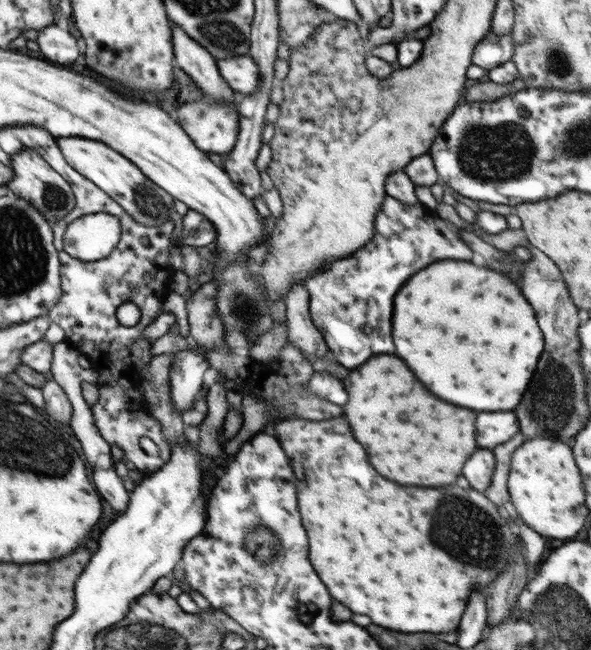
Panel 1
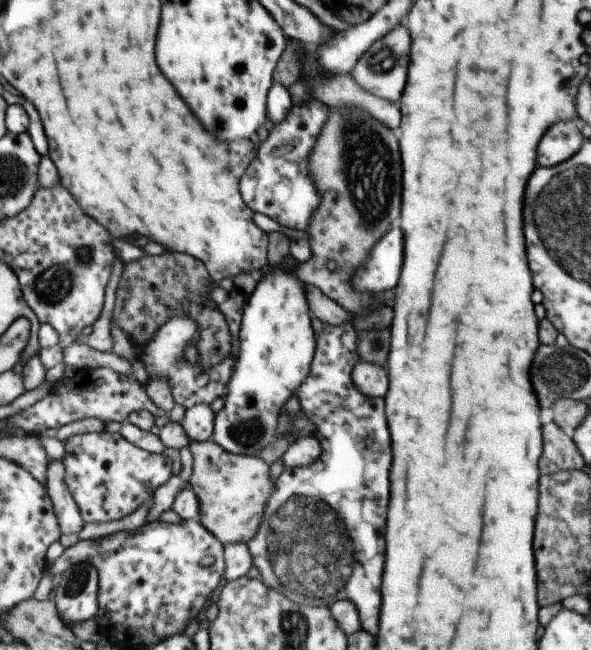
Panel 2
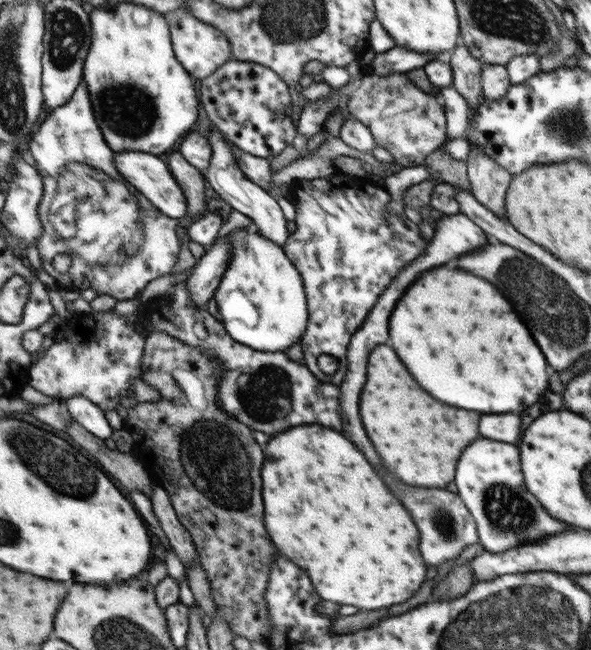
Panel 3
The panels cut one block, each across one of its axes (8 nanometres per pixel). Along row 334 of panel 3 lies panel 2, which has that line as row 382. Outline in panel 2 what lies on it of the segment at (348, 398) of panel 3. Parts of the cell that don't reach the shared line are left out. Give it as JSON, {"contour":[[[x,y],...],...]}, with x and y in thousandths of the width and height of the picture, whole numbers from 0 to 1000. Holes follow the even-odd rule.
{"contour":[[[609,557],[594,575],[597,592],[606,603],[626,612],[650,612],[657,600],[657,578],[650,566]]]}

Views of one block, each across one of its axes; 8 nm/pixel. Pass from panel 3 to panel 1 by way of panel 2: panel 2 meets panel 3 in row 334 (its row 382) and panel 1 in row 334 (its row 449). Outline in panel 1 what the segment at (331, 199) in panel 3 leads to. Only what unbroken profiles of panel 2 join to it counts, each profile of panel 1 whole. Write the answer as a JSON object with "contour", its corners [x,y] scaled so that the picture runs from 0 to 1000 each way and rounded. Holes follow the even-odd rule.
{"contour":[[[653,302],[640,328],[633,334],[633,362],[619,377],[602,383],[599,389],[553,409],[541,411],[516,431],[514,442],[521,448],[523,482],[531,502],[545,512],[560,540],[560,546],[582,566],[599,569],[616,560],[623,551],[640,545],[663,545],[663,462],[677,440],[707,415],[721,412],[738,400],[799,400],[800,385],[778,366],[778,354],[748,337],[736,326],[712,312],[682,314],[663,302]]]}

